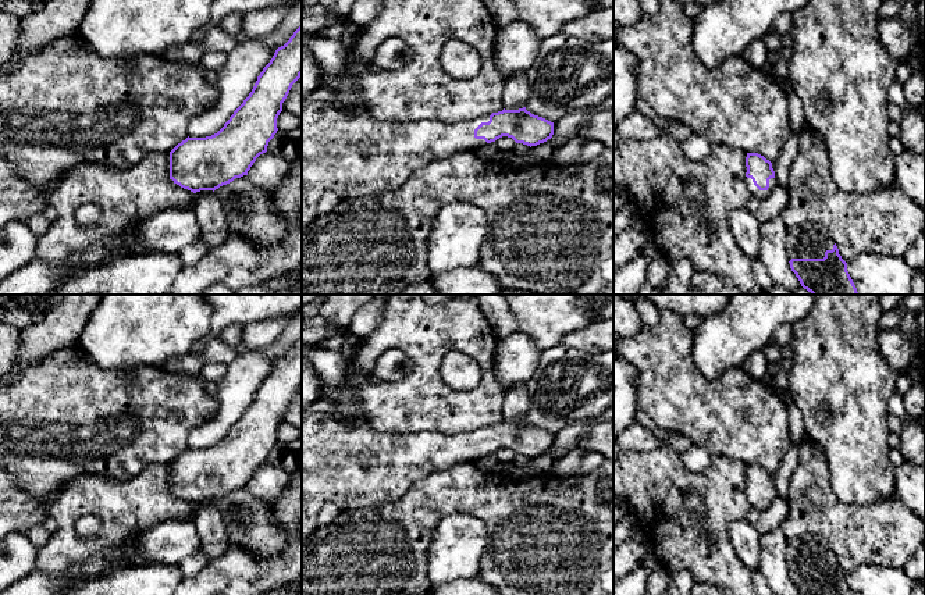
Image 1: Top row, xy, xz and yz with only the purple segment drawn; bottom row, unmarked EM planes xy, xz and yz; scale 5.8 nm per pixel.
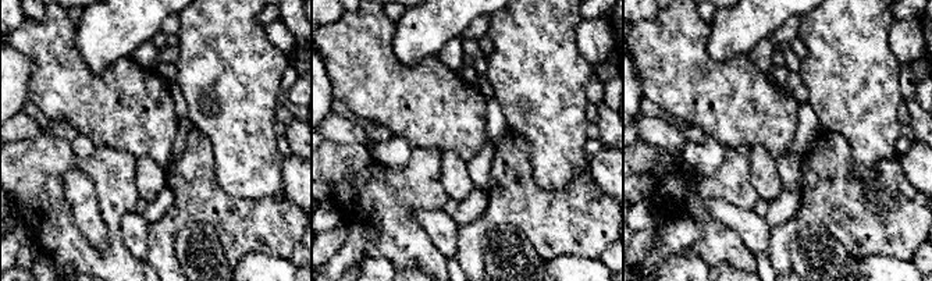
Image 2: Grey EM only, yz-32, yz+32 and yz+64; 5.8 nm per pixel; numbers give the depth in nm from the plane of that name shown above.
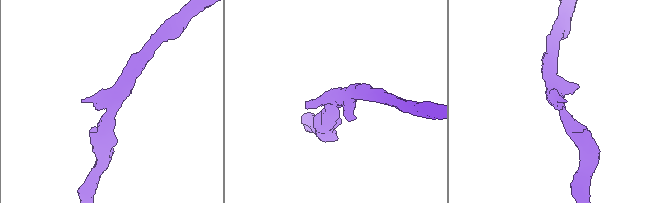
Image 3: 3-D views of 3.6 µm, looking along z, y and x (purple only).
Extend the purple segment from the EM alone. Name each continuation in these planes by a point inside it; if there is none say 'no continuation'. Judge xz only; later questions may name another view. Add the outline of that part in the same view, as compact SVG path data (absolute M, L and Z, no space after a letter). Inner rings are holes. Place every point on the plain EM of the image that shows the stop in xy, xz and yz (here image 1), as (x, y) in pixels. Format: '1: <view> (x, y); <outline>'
1: xz (355, 467); M303 411L302 542L316 531L319 512L327 502L335 503L342 512L395 502L431 473L485 457L484 450L474 449L474 441L488 432L490 427L455 435L384 434L366 424L348 427L332 414Z

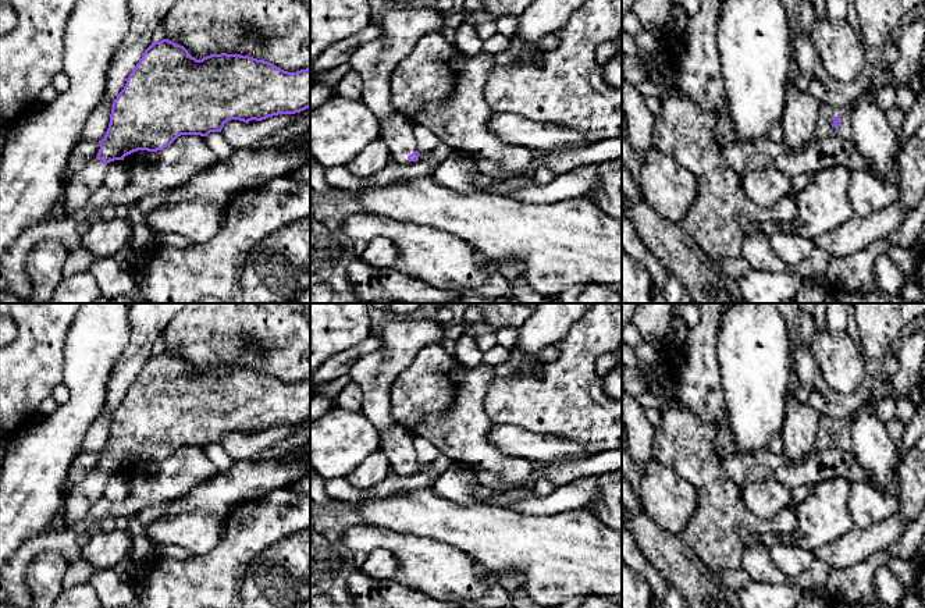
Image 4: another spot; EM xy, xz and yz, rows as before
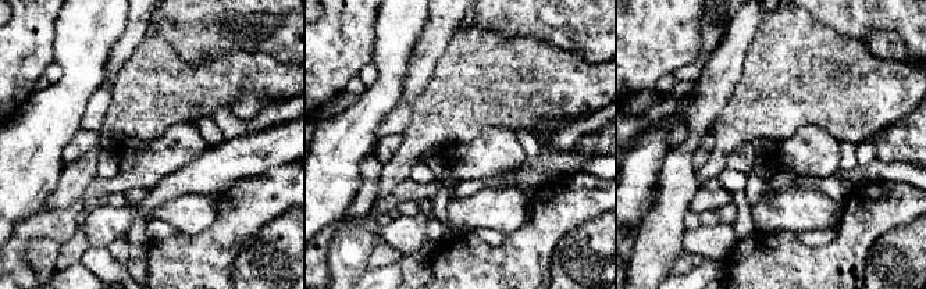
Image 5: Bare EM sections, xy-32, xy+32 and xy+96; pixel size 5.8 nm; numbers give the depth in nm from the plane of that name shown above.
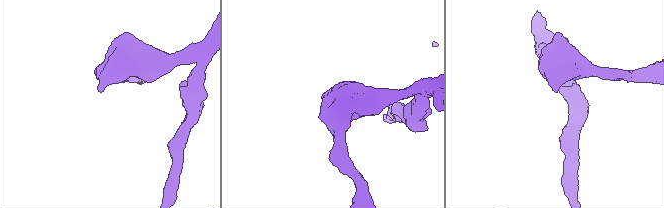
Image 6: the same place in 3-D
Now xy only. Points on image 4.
1: xy (84, 496); M93 470L85 479L74 484L64 501L63 527L71 527L81 523L92 506L103 498L107 476Z

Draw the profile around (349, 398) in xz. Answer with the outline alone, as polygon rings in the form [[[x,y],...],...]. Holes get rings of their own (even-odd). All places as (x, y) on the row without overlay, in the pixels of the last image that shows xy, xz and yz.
[[[351,381],[349,384],[346,384],[345,388],[335,398],[335,406],[351,412],[360,410],[362,390],[359,384],[356,384],[355,381]]]

